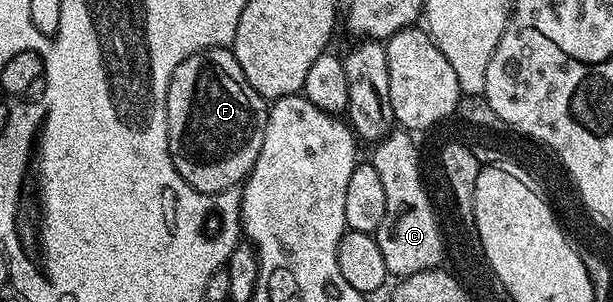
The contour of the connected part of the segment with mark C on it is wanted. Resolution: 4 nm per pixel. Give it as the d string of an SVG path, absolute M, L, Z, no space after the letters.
M396 128L374 143L369 161L381 176L381 185L385 188L385 217L376 228L374 236L377 248L385 260L388 275L404 278L413 272L425 272L436 269L444 261L444 231L441 222L435 219L435 210L431 207L431 198L423 187L423 174L419 171L419 150L410 133Z

